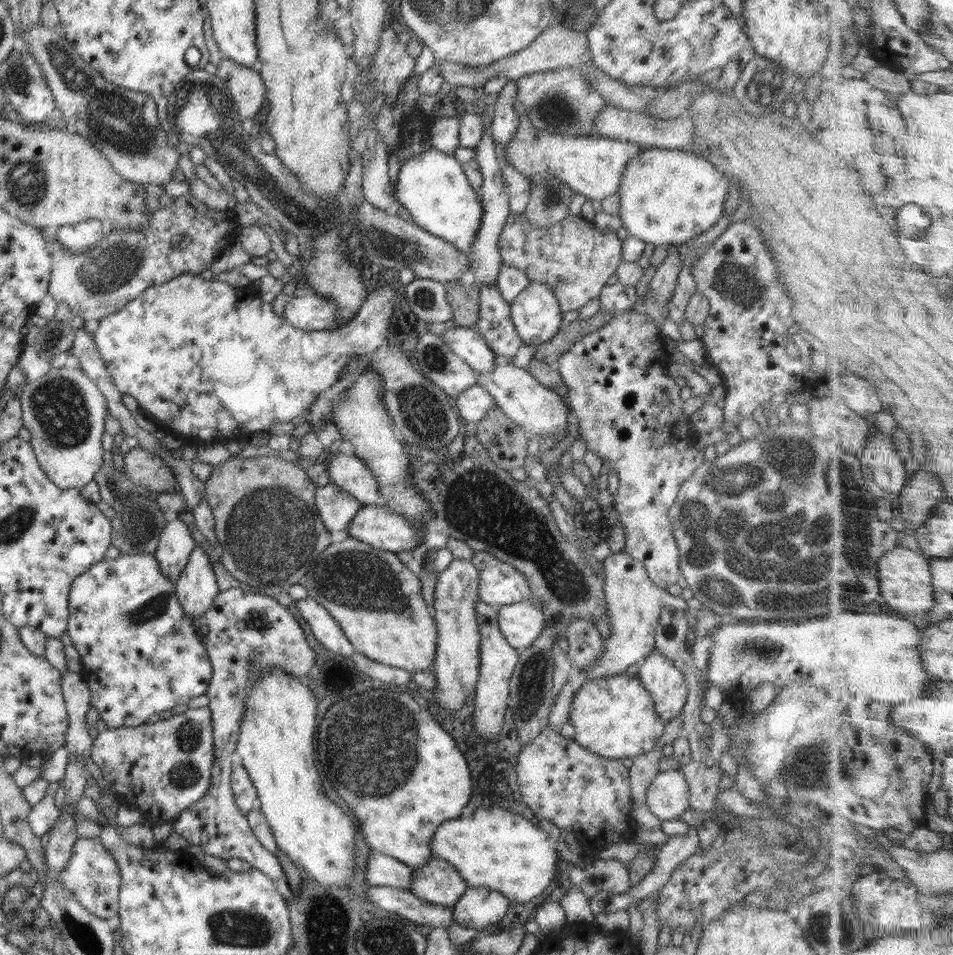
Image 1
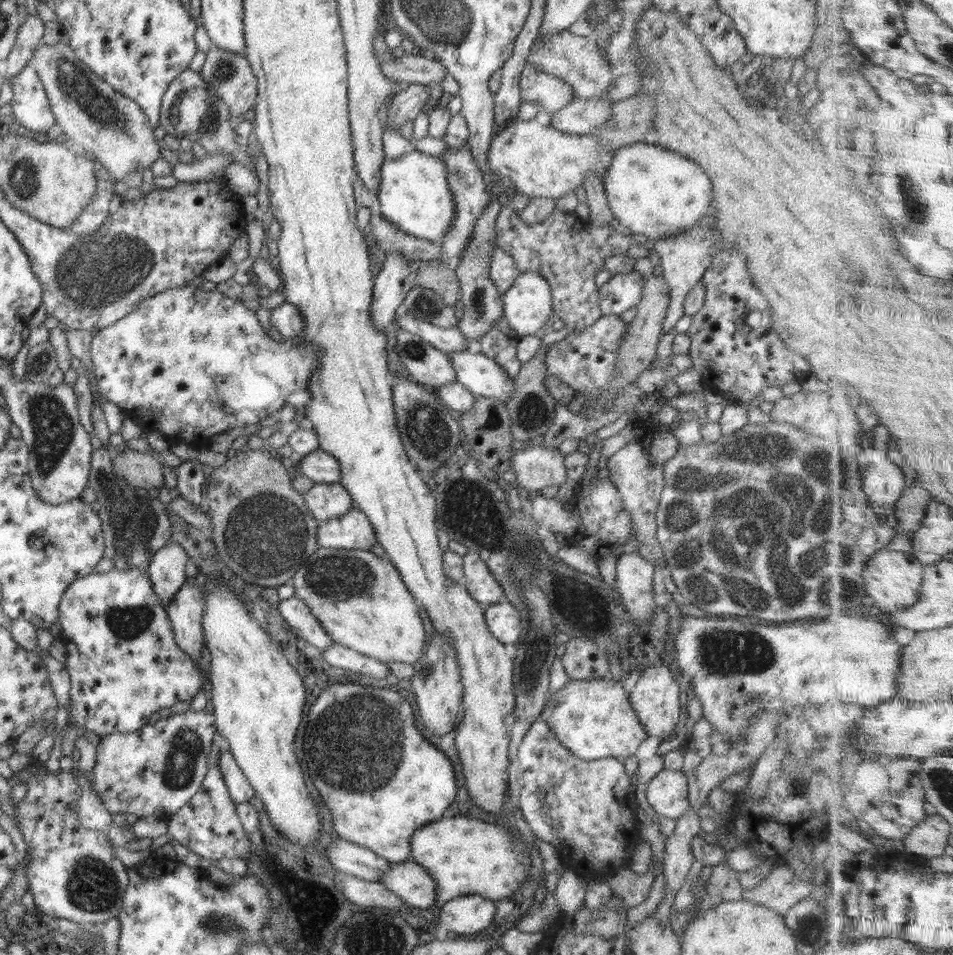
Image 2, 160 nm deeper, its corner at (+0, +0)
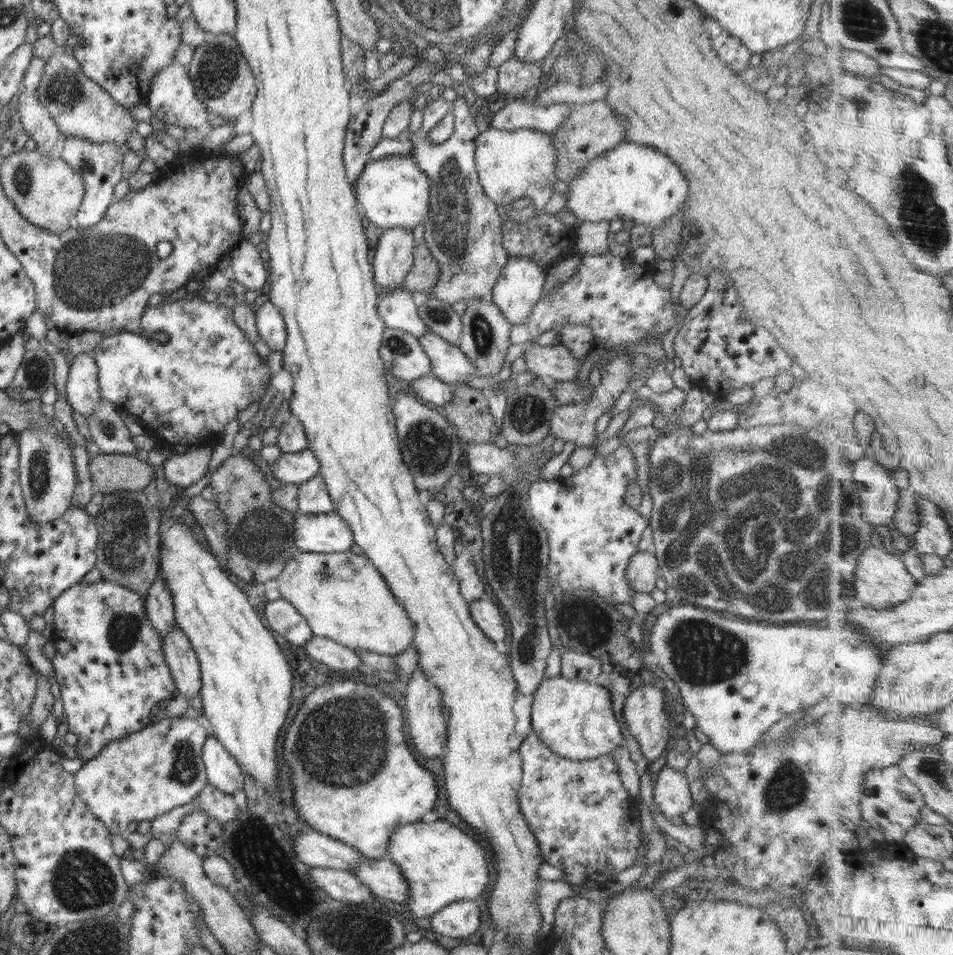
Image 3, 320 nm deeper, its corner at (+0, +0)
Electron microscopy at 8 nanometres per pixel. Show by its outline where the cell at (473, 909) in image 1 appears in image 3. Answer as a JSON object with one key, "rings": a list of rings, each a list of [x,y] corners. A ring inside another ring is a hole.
{"rings":[[[457,901],[432,915],[432,930],[450,938],[471,936],[480,926],[482,912],[474,901]]]}

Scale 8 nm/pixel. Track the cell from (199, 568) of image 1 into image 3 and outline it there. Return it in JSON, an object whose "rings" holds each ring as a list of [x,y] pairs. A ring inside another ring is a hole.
{"rings":[[[177,624],[163,639],[163,653],[177,688],[175,694],[185,694],[192,702],[201,689],[200,662],[189,638]]]}

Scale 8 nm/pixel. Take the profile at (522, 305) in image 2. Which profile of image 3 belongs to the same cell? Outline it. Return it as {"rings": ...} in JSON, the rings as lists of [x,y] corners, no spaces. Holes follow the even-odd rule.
{"rings":[[[508,257],[493,286],[493,301],[512,324],[525,323],[533,306],[542,298],[545,271],[526,257]]]}

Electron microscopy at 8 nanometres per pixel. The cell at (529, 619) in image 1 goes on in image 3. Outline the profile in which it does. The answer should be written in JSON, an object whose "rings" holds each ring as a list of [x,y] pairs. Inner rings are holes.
{"rings":[[[486,598],[469,602],[469,611],[476,626],[494,643],[506,638],[508,630],[498,606]]]}

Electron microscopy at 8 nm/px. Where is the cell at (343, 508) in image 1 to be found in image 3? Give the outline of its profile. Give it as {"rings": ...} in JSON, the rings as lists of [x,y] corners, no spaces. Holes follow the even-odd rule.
{"rings":[[[319,474],[297,485],[299,512],[317,515],[328,514],[335,510],[325,480]]]}

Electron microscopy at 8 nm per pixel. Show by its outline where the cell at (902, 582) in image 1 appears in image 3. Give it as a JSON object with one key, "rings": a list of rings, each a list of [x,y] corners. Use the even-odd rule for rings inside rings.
{"rings":[[[883,545],[872,546],[859,560],[856,573],[856,588],[859,605],[877,609],[891,609],[912,598],[919,582],[912,576],[898,552],[890,553]]]}

